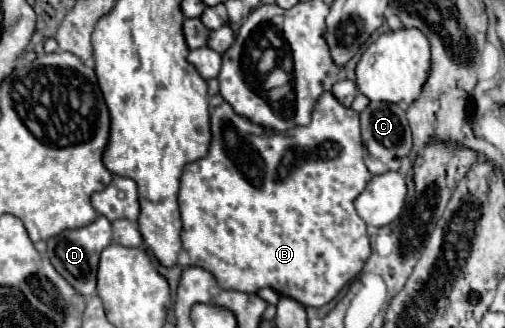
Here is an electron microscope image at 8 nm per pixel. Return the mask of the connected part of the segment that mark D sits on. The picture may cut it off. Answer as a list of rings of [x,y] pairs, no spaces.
[[[99,216],[95,222],[75,228],[75,230],[65,230],[59,236],[53,236],[47,240],[47,256],[55,270],[83,296],[95,294],[97,286],[97,264],[99,264],[99,254],[103,248],[111,244],[111,222],[105,216]]]

